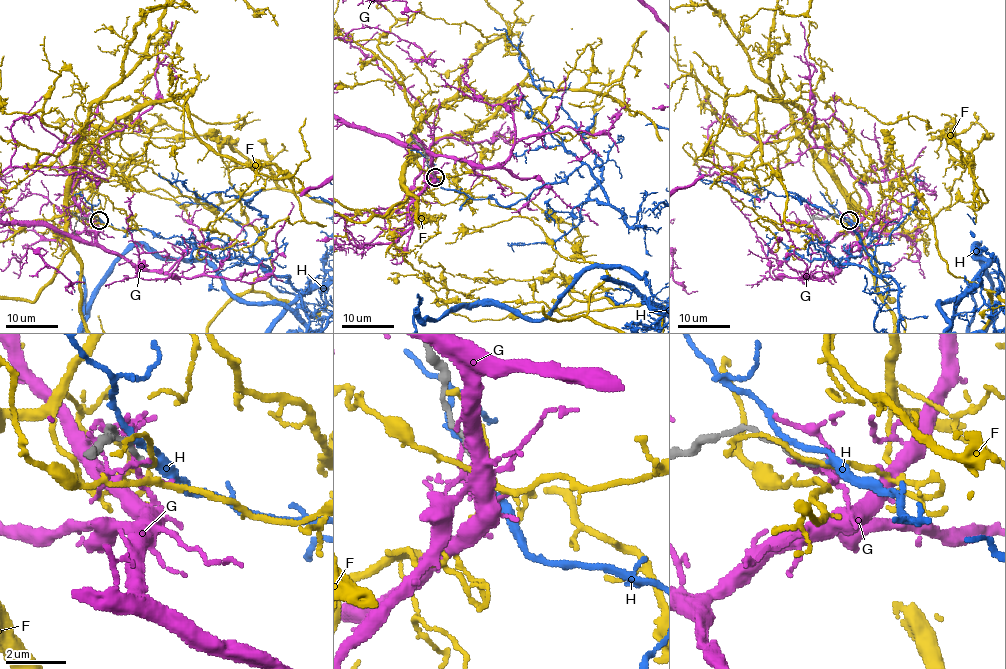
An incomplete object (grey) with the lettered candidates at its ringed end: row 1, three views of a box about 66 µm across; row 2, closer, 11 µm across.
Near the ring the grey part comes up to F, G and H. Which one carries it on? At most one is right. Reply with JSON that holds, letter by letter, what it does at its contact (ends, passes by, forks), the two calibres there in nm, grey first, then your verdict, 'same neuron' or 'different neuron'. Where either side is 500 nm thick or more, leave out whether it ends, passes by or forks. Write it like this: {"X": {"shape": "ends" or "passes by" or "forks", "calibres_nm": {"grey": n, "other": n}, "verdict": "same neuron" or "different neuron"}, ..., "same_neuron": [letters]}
{"F": {"shape": "forks", "calibres_nm": {"grey": 170, "other": 150}, "verdict": "different neuron"}, "G": {"shape": "passes by", "calibres_nm": {"grey": 200, "other": 90}, "verdict": "different neuron"}, "H": {"shape": "passes by", "calibres_nm": {"grey": 160, "other": 260}, "verdict": "same neuron"}, "same_neuron": ["H"]}

